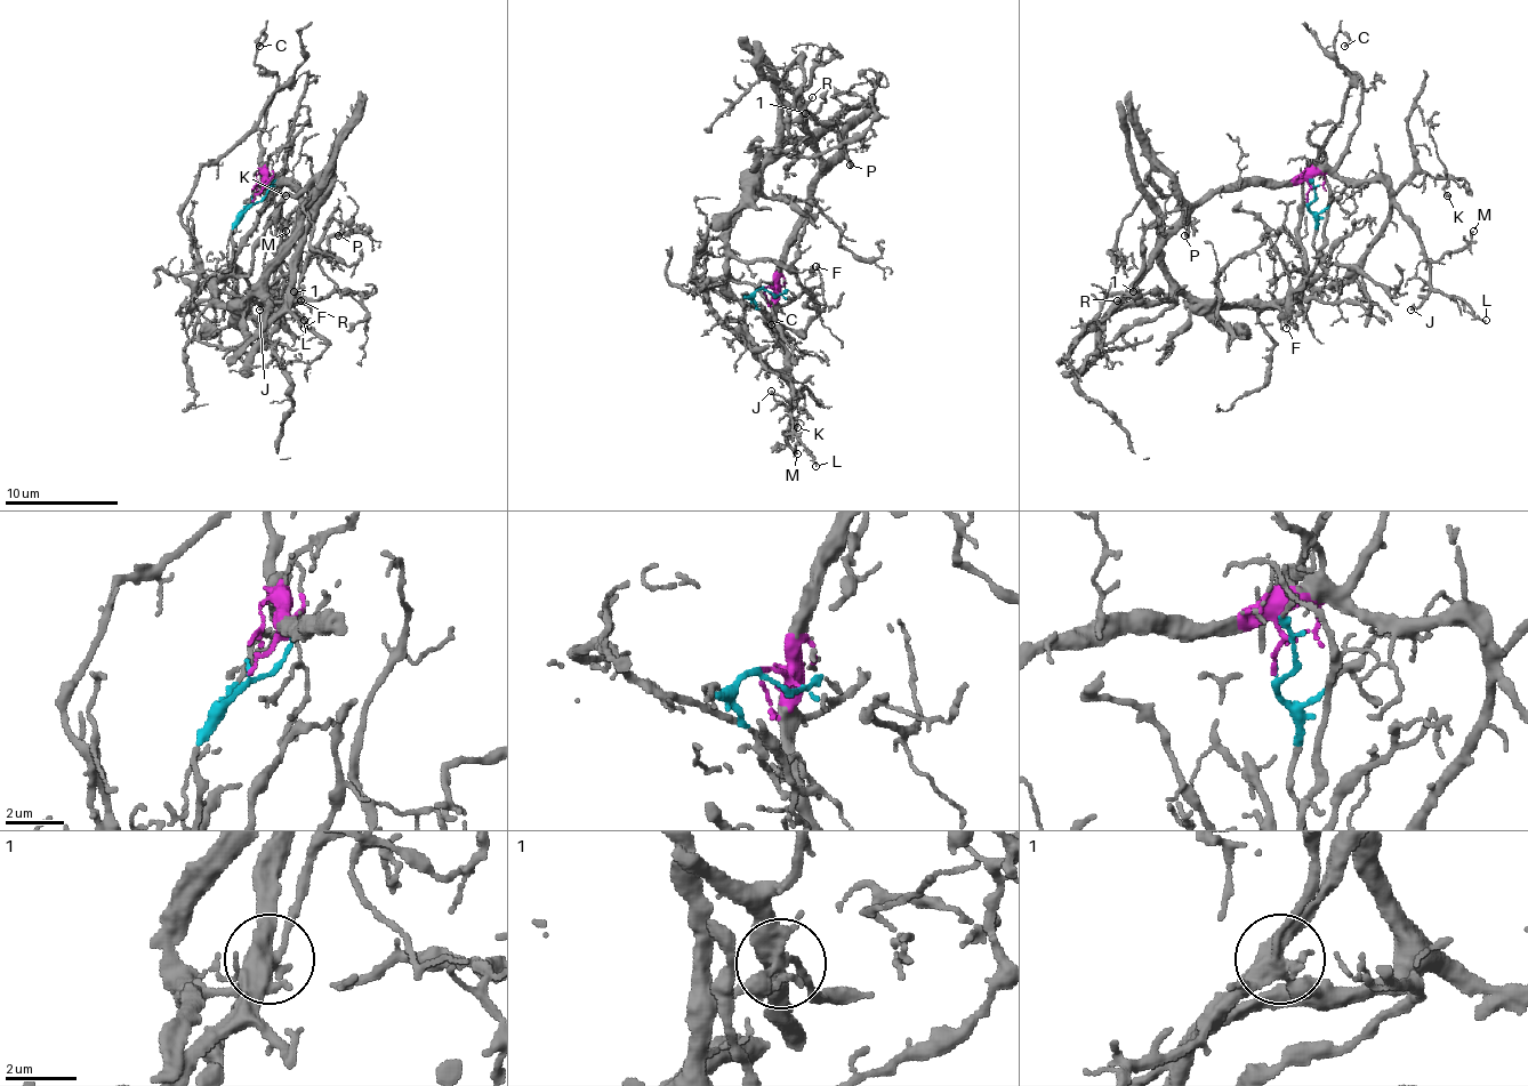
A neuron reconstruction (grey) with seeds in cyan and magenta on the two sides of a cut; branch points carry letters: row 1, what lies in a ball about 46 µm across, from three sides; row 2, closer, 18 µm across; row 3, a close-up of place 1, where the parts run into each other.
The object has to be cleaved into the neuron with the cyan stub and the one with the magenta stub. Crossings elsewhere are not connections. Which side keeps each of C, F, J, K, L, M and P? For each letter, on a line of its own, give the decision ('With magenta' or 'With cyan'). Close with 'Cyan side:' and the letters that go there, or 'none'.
C: With magenta
F: With cyan
J: With magenta
K: With magenta
L: With magenta
M: With magenta
P: With cyan
Cyan side: F, P

